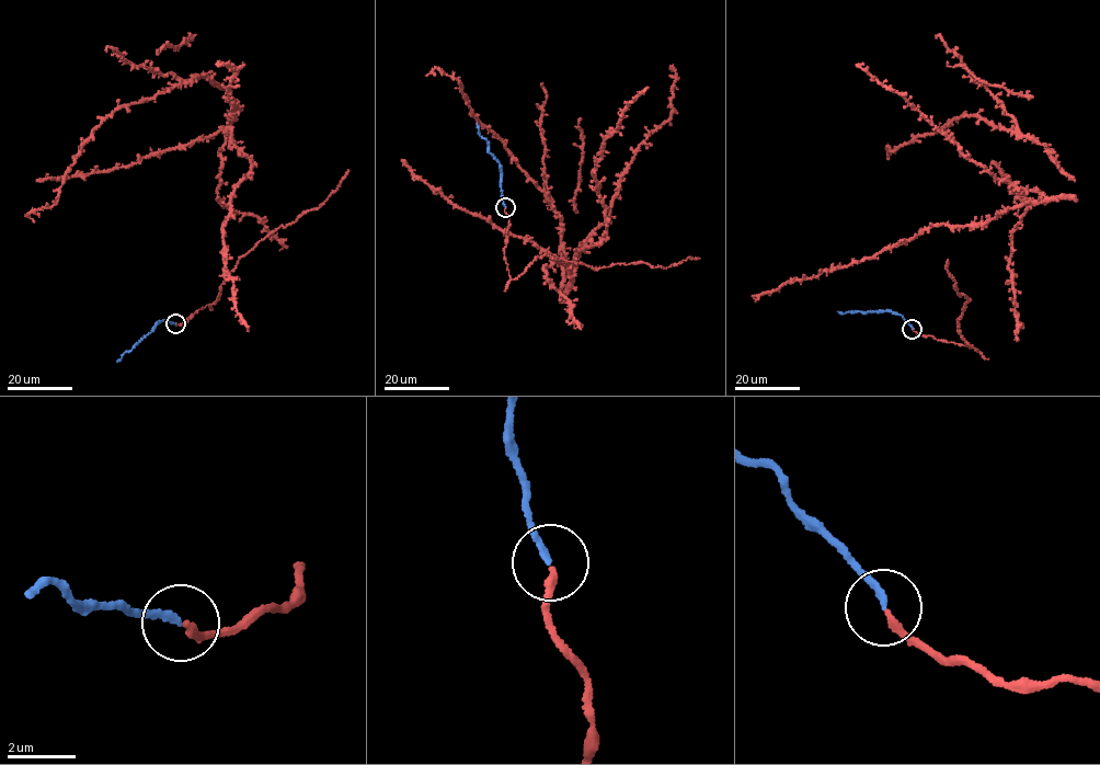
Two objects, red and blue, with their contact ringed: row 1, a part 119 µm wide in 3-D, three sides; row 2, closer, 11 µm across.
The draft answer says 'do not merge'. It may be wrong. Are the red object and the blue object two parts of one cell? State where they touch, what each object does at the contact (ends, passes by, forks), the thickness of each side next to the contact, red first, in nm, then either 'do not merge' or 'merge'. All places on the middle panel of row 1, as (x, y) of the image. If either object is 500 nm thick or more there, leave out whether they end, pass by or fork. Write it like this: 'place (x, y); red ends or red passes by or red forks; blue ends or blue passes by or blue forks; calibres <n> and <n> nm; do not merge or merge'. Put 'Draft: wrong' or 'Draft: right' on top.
Draft: wrong
place (505, 207); red ends; blue ends; calibres 220 and 190 nm; merge

